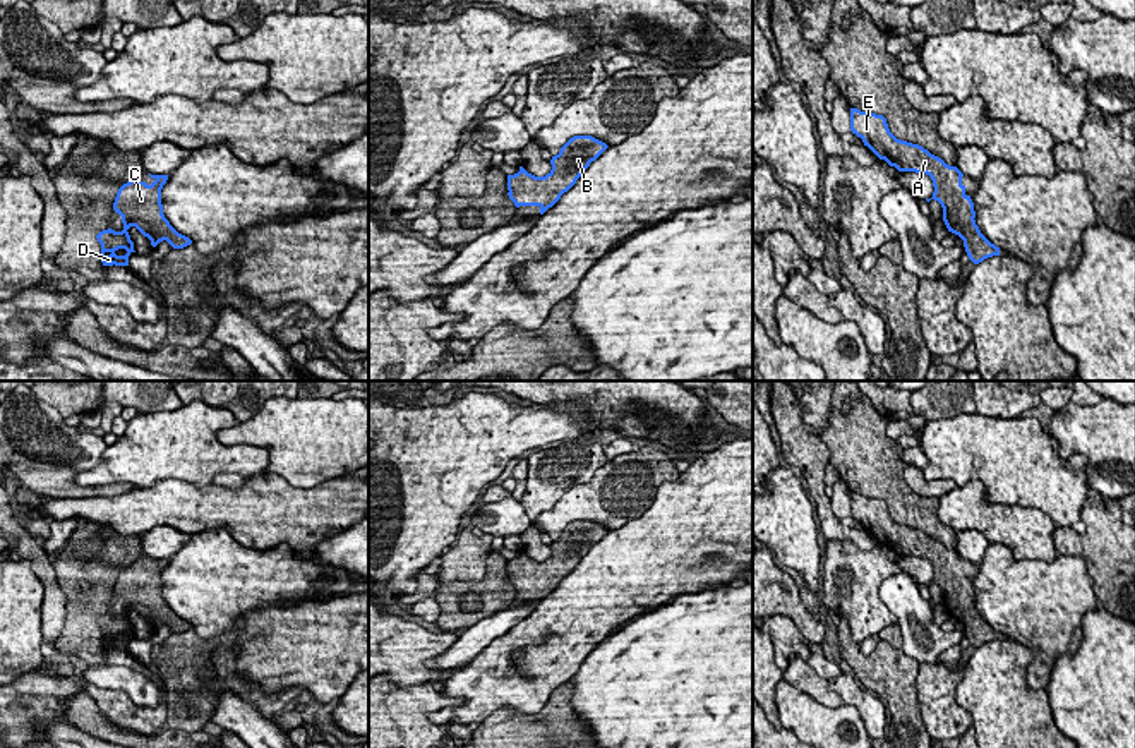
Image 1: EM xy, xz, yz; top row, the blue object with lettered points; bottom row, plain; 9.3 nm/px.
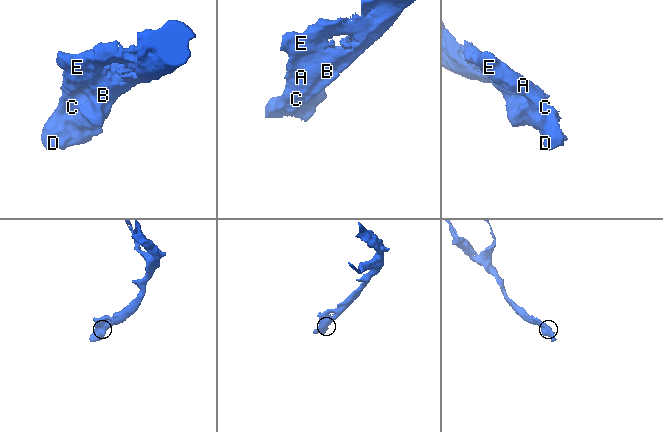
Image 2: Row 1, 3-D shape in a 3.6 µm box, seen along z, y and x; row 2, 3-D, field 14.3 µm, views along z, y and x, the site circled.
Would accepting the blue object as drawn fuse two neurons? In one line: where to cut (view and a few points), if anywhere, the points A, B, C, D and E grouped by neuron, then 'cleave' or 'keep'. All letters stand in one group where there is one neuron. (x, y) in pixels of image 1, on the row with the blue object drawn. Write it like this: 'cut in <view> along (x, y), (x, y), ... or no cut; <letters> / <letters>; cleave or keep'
no cut; A B C D E; keep

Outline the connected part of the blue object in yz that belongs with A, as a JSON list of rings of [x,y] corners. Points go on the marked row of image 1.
[[[850,108],[850,130],[862,139],[880,160],[898,172],[926,173],[933,180],[933,197],[943,208],[943,221],[948,232],[964,240],[965,252],[974,264],[1000,256],[1000,247],[991,244],[976,225],[976,211],[970,196],[962,184],[964,173],[946,165],[919,144],[897,139],[883,115]]]

